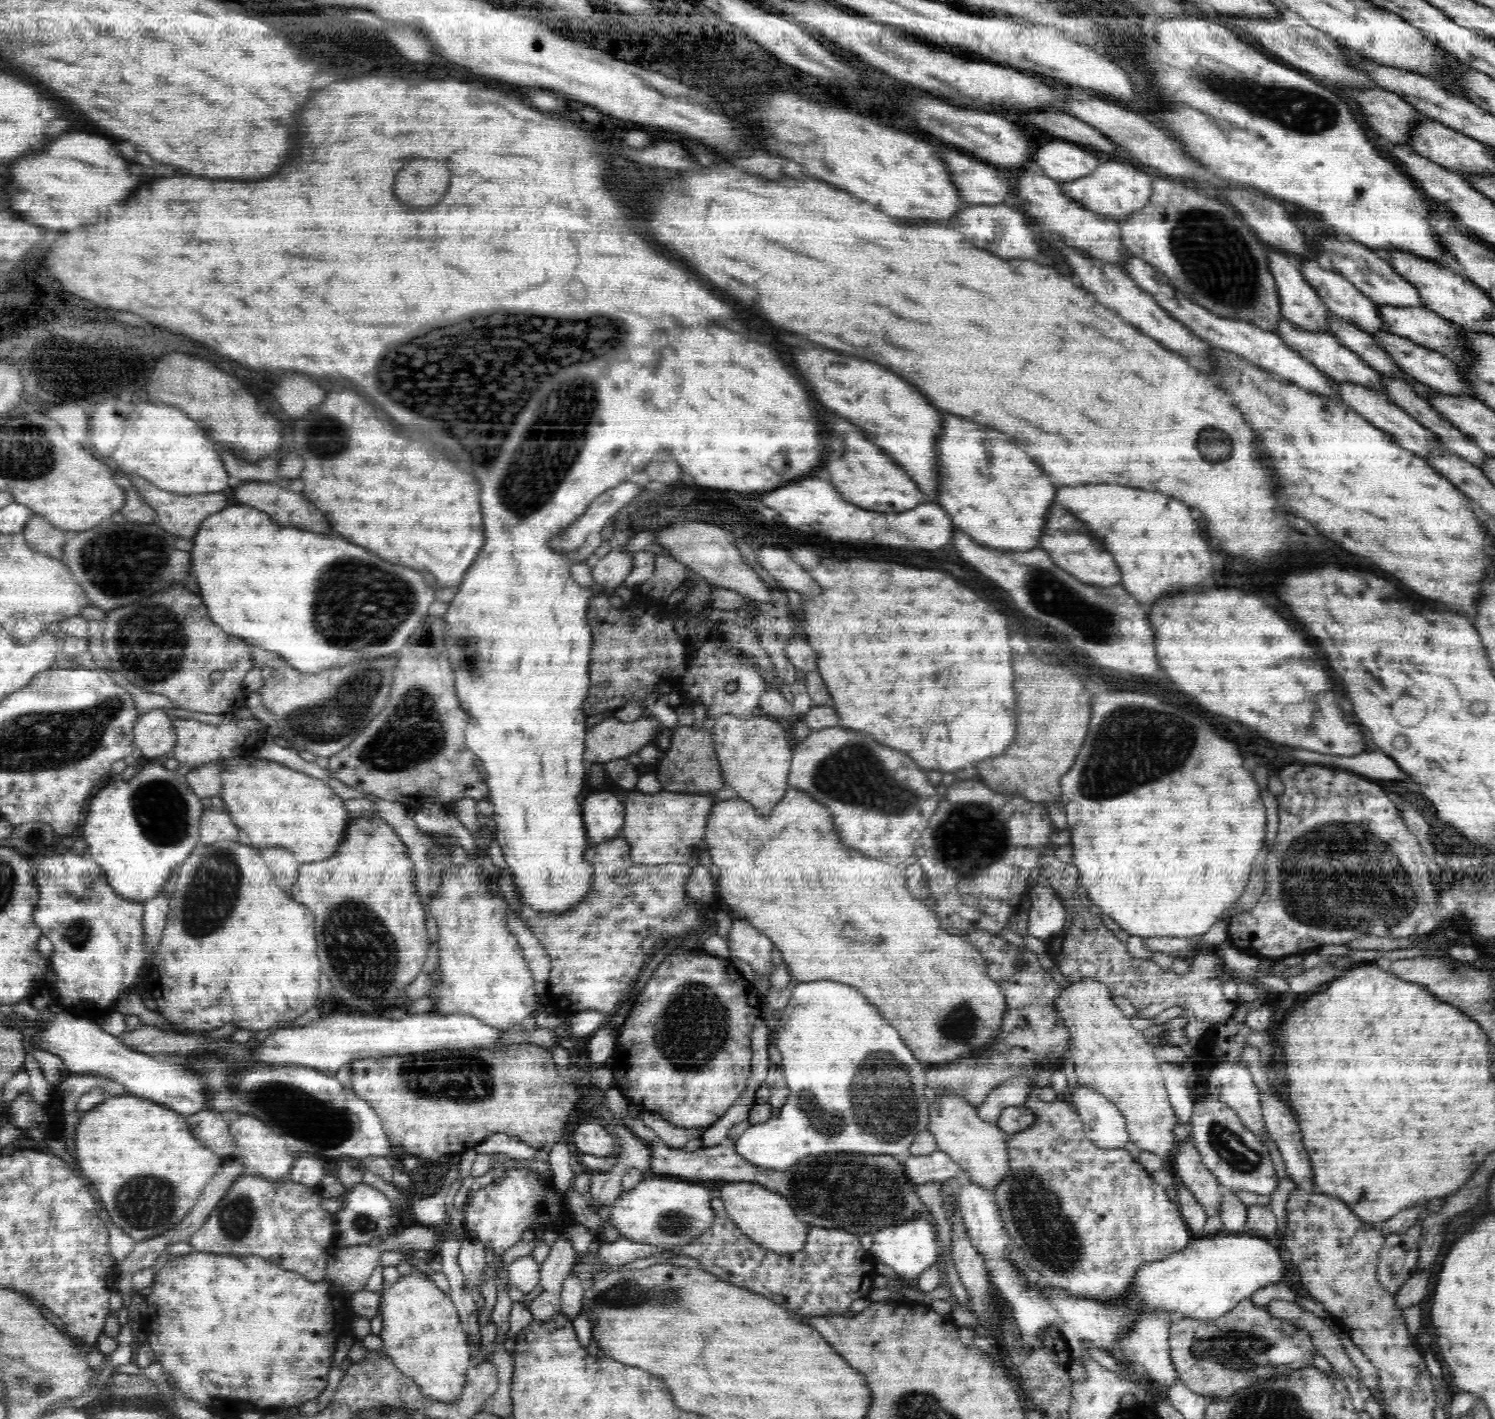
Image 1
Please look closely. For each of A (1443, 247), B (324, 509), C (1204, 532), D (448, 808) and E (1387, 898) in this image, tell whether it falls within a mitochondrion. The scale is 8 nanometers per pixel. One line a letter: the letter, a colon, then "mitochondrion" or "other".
A: other
B: other
C: other
D: other
E: mitochondrion

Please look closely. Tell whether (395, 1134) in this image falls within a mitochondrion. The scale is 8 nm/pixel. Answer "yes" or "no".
no

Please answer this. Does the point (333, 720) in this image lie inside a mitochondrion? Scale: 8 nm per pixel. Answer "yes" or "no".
yes

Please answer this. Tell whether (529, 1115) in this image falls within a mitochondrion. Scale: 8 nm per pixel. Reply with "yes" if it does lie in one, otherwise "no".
no

